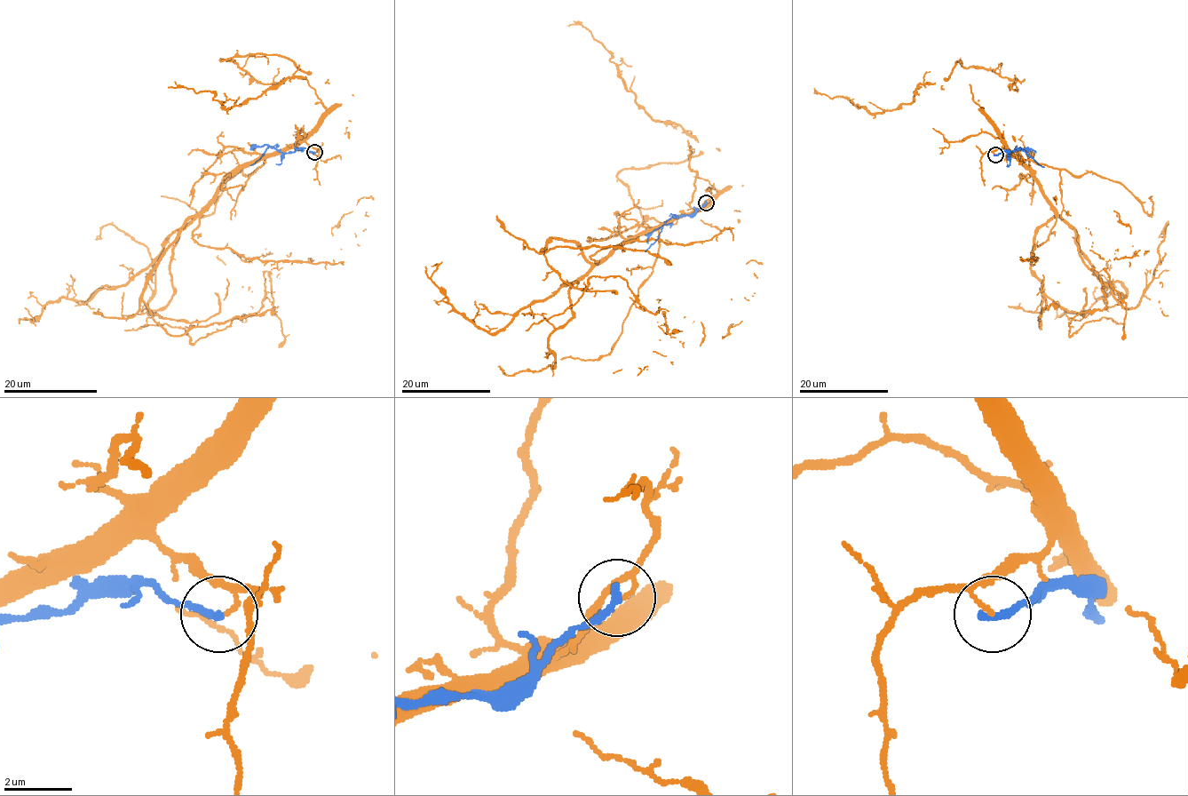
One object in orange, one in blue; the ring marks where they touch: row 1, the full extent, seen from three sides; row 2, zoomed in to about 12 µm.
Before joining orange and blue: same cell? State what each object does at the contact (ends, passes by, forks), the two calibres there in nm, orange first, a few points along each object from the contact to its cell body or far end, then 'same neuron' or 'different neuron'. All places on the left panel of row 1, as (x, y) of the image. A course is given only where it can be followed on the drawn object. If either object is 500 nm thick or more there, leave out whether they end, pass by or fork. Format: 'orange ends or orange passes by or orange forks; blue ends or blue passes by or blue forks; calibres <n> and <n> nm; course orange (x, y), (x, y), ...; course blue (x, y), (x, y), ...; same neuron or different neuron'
orange ends; blue ends; calibres 100 and 240 nm; course orange (315, 152), (241, 165), (147, 309), (190, 342), (225, 329), (374, 199); course blue (314, 152), (304, 148), (279, 152), (268, 147), (264, 155), (249, 165); different neuron

